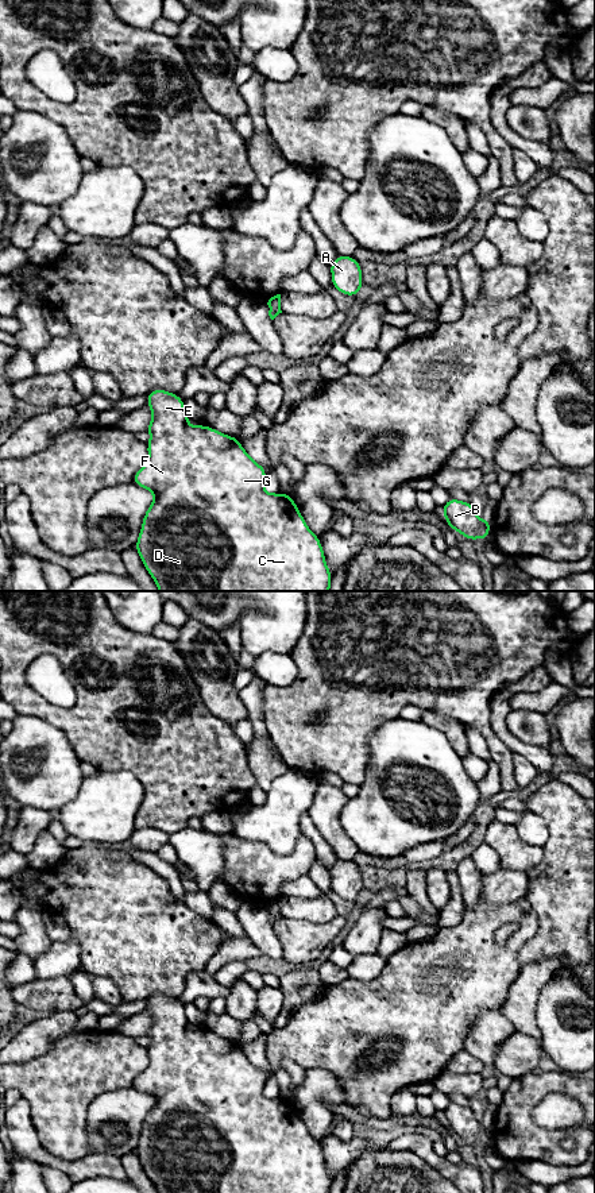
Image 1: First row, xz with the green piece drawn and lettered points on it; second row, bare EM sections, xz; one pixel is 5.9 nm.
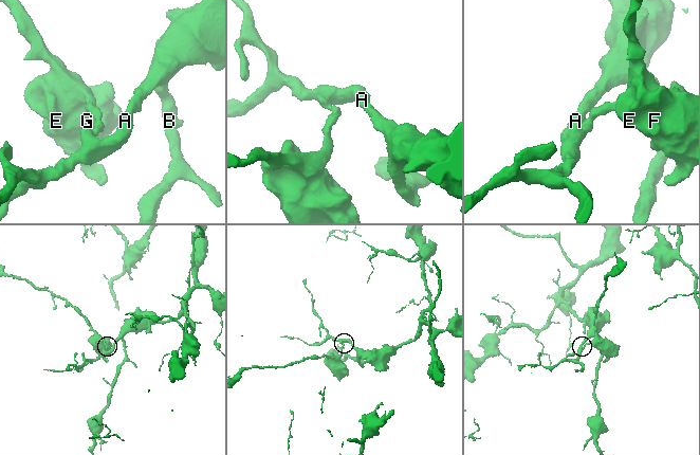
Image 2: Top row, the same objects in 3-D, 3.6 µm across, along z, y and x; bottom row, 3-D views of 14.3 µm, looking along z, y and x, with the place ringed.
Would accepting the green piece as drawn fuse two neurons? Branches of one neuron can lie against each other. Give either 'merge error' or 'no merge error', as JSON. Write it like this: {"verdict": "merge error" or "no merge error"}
{"verdict": "merge error"}

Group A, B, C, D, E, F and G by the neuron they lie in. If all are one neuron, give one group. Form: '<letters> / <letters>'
A B / C D E F G

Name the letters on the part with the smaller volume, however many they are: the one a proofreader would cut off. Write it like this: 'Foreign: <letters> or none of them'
Foreign: C, D, E, F, G

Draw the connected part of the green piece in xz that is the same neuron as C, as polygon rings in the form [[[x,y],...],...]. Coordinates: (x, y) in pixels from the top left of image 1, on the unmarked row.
[[[163,993],[148,997],[146,1009],[152,1015],[152,1024],[146,1032],[151,1039],[150,1046],[146,1049],[148,1065],[135,1077],[132,1088],[150,1094],[155,1103],[143,1121],[135,1154],[158,1193],[331,1193],[332,1178],[327,1170],[320,1142],[310,1136],[298,1111],[290,1100],[282,1096],[277,1099],[264,1096],[263,1090],[267,1076],[263,1070],[251,1063],[237,1042],[220,1038],[204,1028],[190,1031],[188,1028],[189,1020],[186,1019],[183,1004]]]

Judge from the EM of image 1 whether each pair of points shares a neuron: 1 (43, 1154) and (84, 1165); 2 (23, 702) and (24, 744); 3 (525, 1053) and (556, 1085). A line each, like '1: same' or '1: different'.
1: same
2: different
3: different

